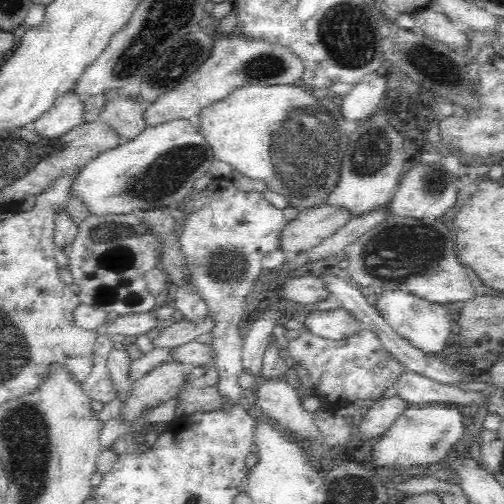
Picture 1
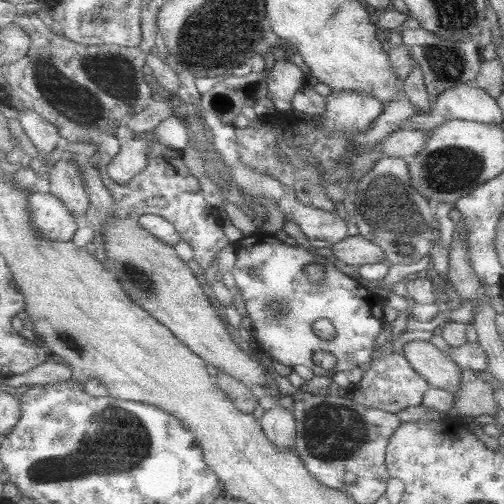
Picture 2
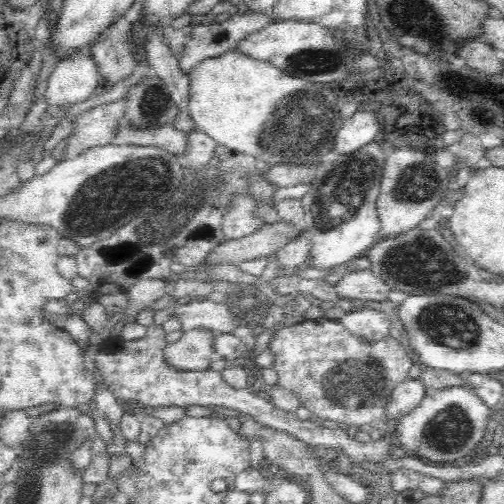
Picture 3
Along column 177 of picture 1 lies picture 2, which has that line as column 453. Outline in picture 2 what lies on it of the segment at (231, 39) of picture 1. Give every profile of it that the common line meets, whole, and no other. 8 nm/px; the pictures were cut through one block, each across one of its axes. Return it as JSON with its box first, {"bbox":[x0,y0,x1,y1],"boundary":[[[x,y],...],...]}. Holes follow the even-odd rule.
{"bbox":[405,84,503,132],"boundary":[[[459,84],[443,92],[443,96],[439,96],[439,100],[433,104],[431,112],[415,116],[413,124],[407,122],[405,126],[415,126],[425,132],[433,132],[449,120],[469,120],[479,124],[501,126],[503,110],[499,108],[497,98],[491,96],[487,90],[475,88],[473,84]]]}

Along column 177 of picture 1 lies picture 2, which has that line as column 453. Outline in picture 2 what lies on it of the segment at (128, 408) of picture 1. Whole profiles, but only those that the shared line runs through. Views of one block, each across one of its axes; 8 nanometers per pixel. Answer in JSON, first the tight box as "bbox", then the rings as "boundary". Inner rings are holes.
{"bbox":[405,342,463,396],"boundary":[[[409,342],[405,346],[405,358],[415,370],[431,382],[431,388],[449,390],[455,396],[463,386],[463,370],[457,366],[447,352],[441,352],[431,342]]]}

